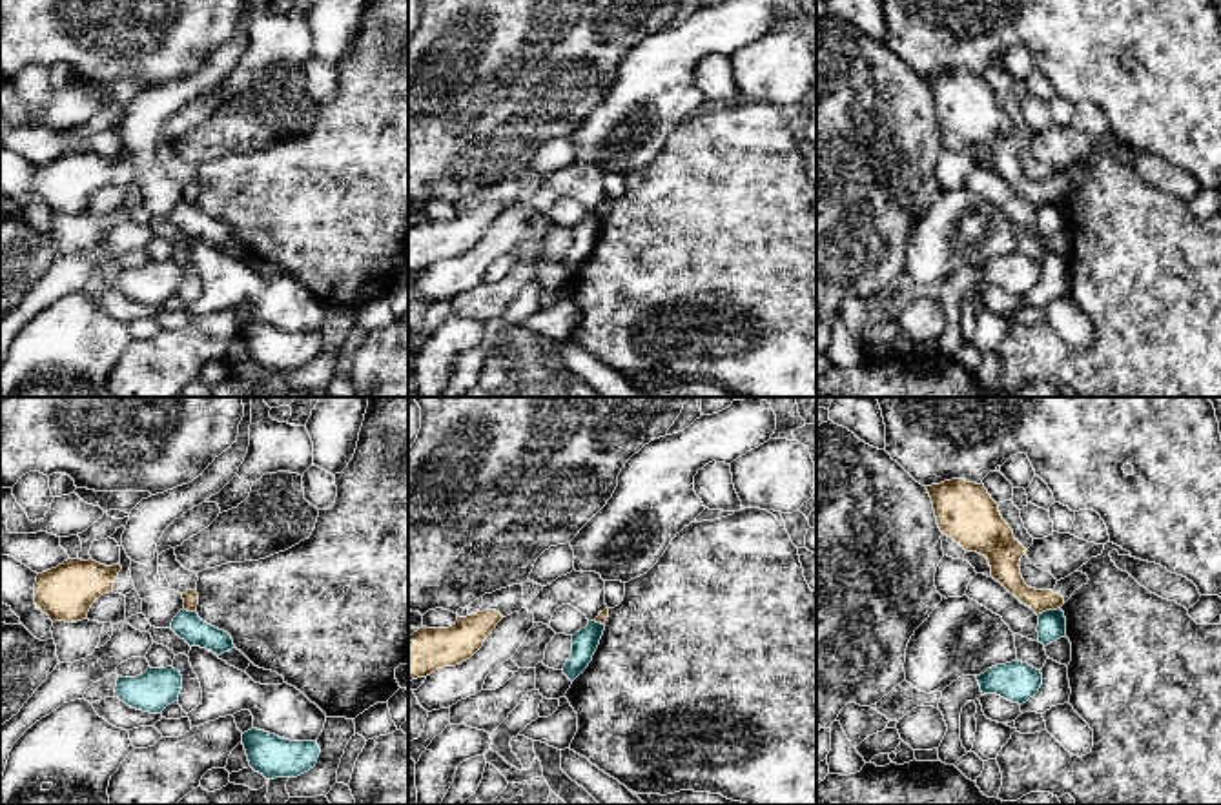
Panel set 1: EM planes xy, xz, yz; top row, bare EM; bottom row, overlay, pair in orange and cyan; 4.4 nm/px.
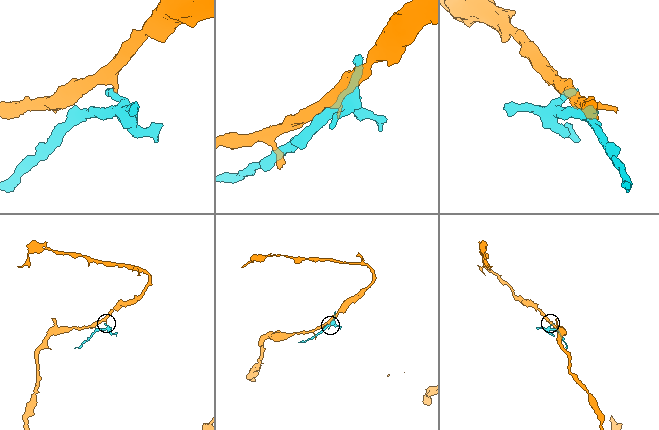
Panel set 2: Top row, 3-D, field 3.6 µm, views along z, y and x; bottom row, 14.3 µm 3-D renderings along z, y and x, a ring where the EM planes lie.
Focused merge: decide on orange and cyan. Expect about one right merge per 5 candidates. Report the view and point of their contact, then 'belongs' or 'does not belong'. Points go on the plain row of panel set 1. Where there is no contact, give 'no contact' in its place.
yz (1048, 201) | does not belong

